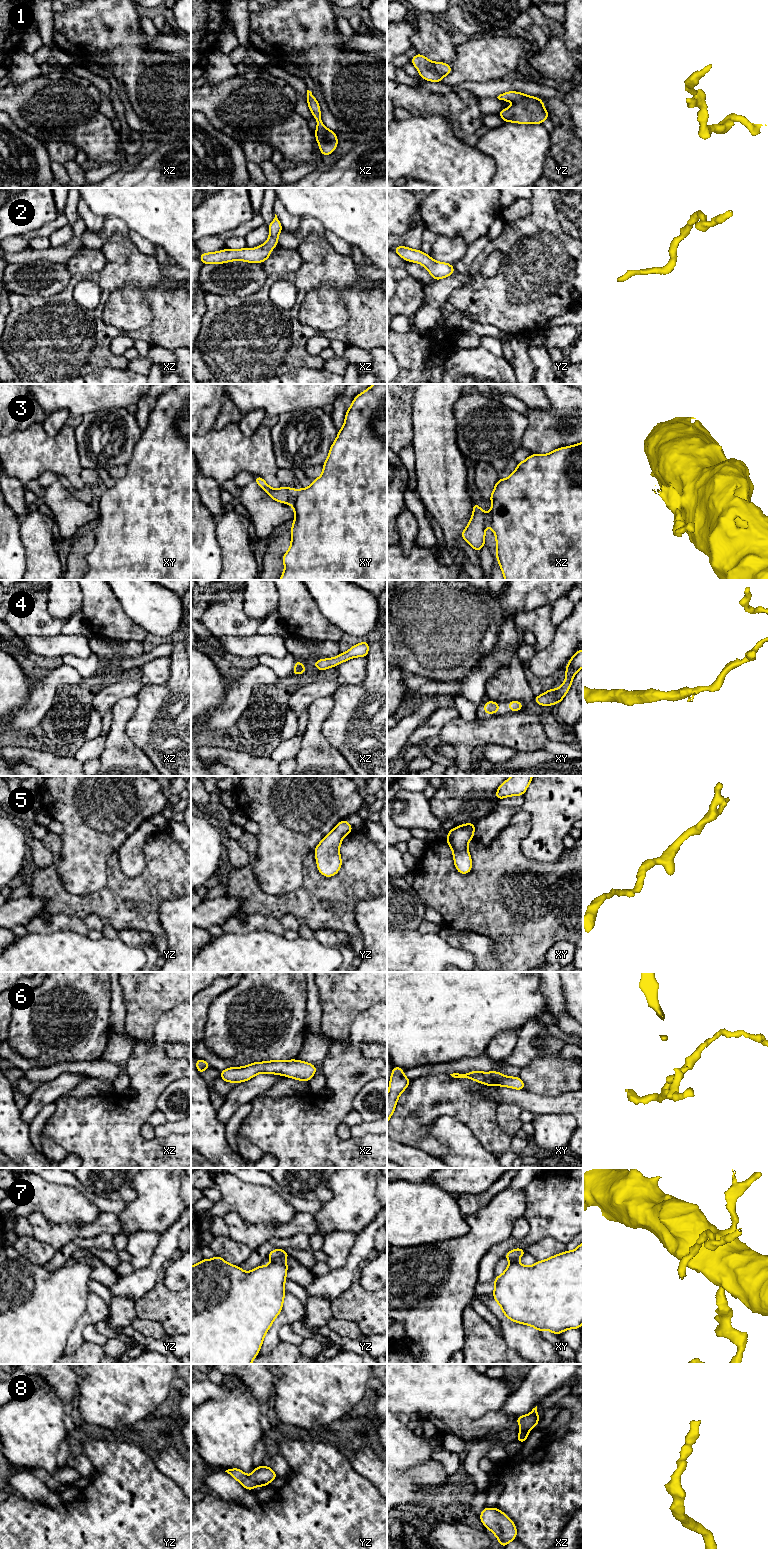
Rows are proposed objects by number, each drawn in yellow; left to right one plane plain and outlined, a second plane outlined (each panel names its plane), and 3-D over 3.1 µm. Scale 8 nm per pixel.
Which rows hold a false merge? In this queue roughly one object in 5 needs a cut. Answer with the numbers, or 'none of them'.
3, 7

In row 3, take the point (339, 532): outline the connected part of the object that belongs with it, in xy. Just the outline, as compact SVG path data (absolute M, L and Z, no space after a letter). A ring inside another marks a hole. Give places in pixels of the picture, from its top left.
M387 384L371 385L358 394L345 414L344 426L339 430L323 466L322 475L305 489L295 489L292 508L295 519L291 527L291 546L282 556L285 570L279 580L387 580Z

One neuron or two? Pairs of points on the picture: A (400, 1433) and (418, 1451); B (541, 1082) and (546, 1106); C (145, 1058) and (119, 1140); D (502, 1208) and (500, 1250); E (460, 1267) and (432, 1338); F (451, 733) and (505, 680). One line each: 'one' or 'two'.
A: one
B: two
C: one
D: two
E: one
F: two

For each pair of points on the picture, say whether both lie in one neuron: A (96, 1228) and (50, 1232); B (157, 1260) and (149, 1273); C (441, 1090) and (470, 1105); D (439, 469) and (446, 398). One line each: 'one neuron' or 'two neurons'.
A: one neuron
B: one neuron
C: one neuron
D: one neuron

